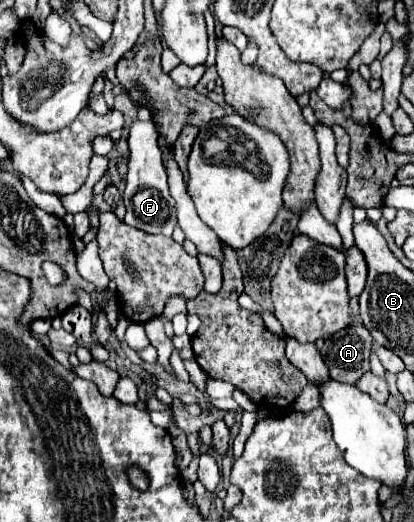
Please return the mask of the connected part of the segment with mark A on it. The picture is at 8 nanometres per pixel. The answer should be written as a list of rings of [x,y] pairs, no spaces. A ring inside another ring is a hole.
[[[356,321],[326,339],[320,353],[332,379],[354,385],[366,371],[370,371],[372,335],[360,321]]]

